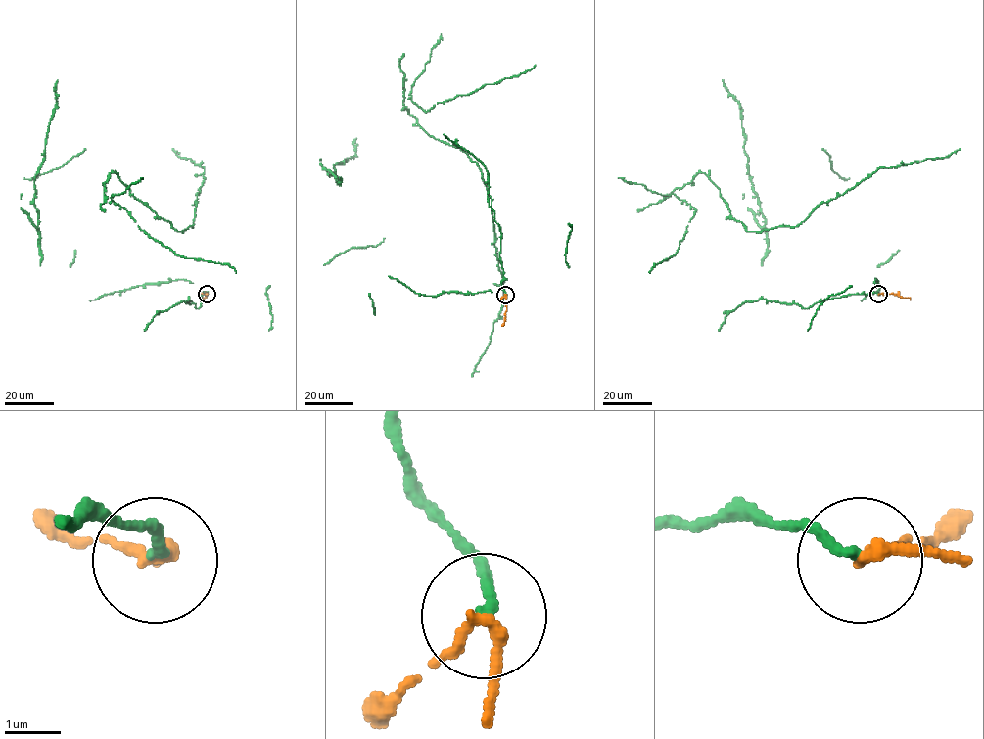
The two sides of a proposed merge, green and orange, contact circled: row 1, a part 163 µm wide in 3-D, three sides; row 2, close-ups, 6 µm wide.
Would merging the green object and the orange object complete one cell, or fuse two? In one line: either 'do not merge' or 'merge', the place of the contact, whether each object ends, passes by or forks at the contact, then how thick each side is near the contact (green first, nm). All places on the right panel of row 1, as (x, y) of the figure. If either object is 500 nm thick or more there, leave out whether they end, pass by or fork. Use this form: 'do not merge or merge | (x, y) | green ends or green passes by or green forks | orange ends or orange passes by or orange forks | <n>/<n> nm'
merge | (878, 294) | green ends | orange ends | 180/280 nm

